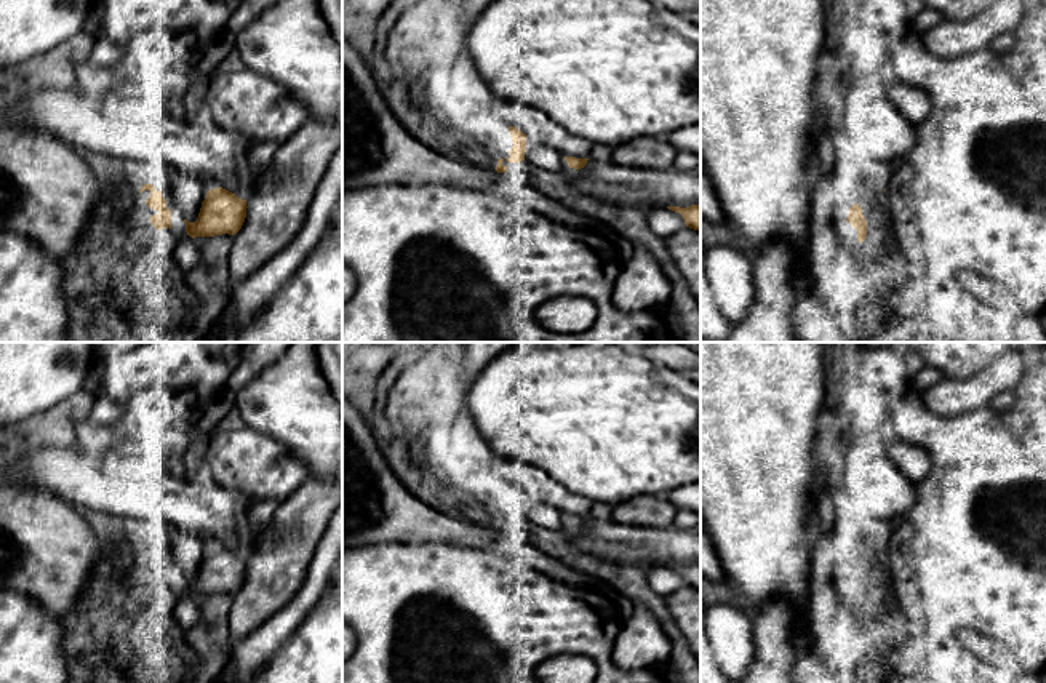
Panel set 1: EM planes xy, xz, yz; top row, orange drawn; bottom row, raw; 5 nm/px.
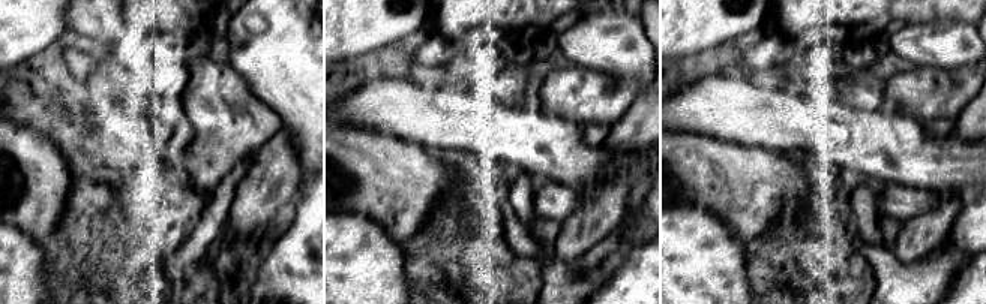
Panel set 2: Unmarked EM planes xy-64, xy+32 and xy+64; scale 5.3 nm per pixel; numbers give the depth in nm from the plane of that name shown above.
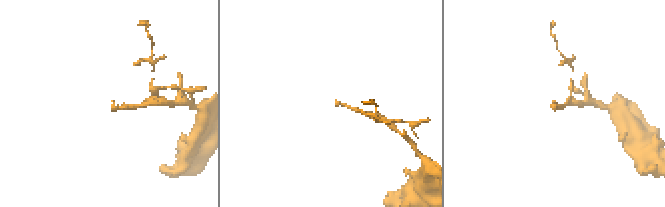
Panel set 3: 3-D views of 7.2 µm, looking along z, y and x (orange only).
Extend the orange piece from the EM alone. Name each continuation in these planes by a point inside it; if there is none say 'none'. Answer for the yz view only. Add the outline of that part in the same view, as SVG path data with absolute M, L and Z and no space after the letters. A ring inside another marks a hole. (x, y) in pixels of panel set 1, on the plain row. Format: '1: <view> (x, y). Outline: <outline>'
none

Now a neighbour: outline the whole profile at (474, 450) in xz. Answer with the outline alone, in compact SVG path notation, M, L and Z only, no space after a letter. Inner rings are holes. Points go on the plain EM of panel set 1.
M464 408L453 430L453 445L461 449L464 461L470 467L486 467L491 461L489 446L475 433L467 417L469 413Z

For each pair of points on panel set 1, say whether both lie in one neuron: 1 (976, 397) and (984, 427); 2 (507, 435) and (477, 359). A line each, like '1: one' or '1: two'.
1: two
2: two

